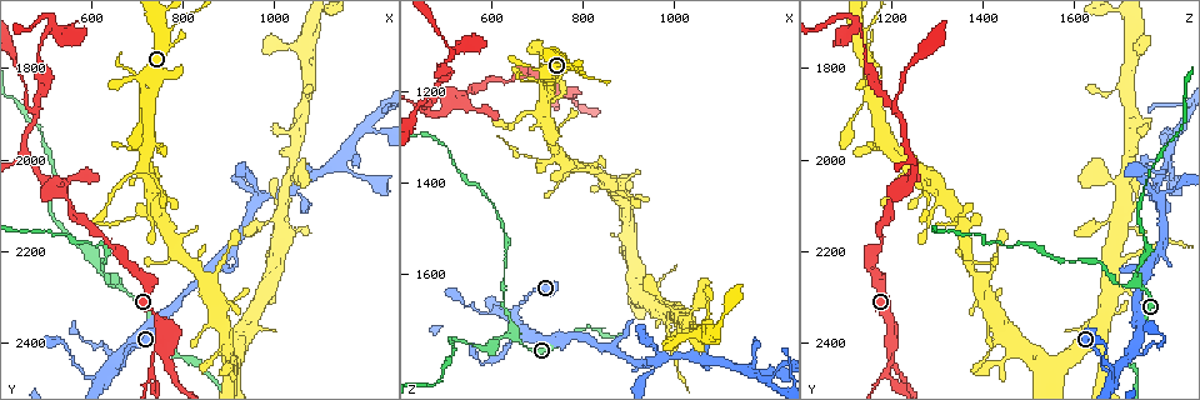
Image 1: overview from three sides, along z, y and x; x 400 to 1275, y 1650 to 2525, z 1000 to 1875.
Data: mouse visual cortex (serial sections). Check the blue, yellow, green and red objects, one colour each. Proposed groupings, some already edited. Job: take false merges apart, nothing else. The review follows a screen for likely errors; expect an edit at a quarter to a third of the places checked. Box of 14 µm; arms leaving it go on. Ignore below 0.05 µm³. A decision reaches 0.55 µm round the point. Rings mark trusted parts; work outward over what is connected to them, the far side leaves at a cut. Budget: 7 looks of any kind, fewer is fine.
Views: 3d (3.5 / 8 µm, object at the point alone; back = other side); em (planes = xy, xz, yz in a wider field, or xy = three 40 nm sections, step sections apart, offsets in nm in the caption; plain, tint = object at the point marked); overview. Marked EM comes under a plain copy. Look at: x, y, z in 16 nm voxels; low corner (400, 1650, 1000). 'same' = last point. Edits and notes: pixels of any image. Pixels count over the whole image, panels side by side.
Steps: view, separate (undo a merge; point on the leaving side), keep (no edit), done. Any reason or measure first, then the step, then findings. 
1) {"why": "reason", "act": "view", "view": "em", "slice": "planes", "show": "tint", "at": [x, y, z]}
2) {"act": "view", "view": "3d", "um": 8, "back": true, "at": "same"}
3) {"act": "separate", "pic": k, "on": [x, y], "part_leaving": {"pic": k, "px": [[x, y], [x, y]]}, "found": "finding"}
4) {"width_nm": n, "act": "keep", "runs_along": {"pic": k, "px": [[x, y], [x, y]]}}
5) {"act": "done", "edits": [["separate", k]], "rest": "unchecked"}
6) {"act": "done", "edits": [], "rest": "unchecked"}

{"why": "thin neck", "act": "view", "view": "3d", "um": 8, "at": [650, 2270, 1735]}

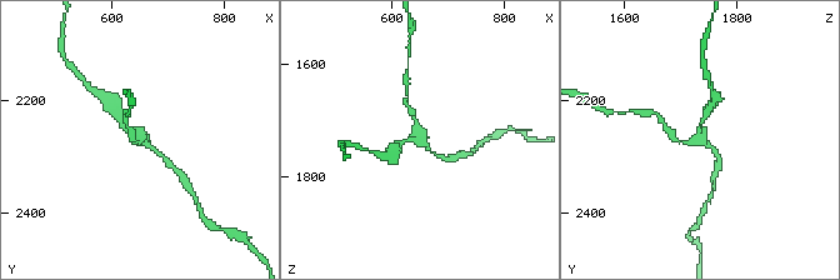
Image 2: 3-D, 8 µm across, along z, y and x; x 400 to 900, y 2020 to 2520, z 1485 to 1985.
{"why": "closer look", "act": "view", "view": "3d", "um": 3.5, "back": true, "at": [650, 2270, 1735]}

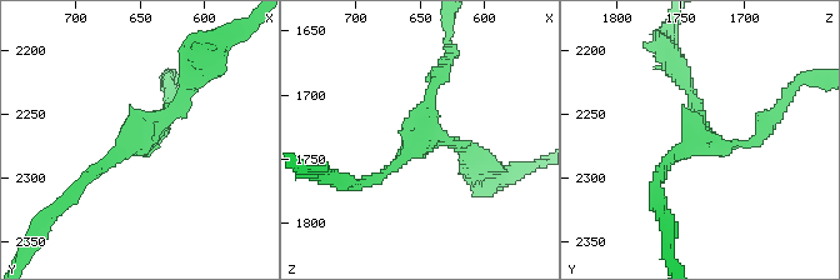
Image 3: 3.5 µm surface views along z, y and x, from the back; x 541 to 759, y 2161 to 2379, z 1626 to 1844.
{"arms": 3, "arm_widths_nm": [150, 150, 150], "why": "need the tissue", "act": "view", "view": "em", "slice": "xy", "step": 3, "show": "tint", "at": [652, 2268, 1734]}

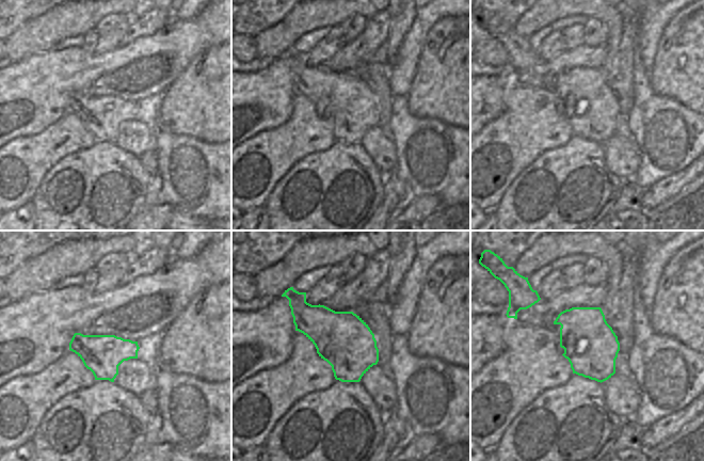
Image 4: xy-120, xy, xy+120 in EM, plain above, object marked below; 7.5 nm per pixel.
{"act": "separate", "pic": 3, "on": [776, 115], "part_leaving": {"pic": 3, "px": [[746, 143], [800, 78], [820, 78]]}, "found": "a second cell is stuck on"}

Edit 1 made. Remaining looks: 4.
{"why": "redraw", "act": "view", "view": "overview"}

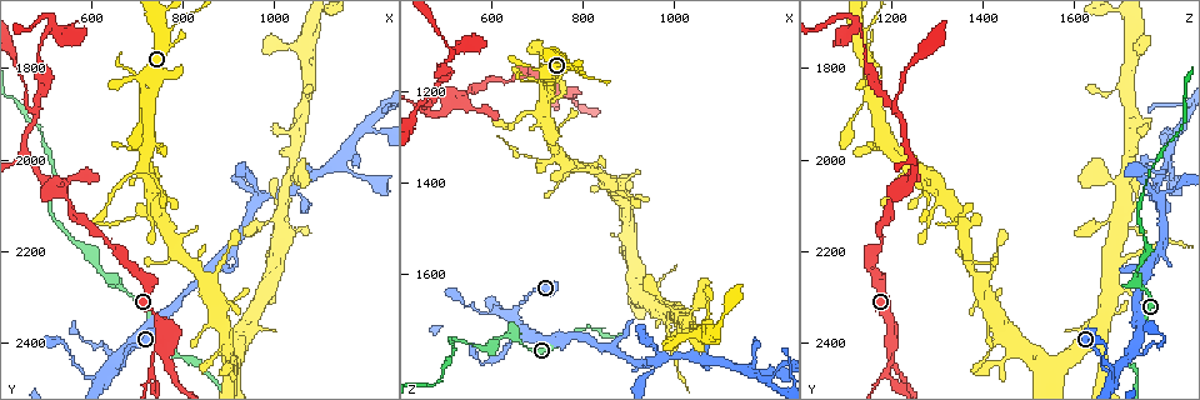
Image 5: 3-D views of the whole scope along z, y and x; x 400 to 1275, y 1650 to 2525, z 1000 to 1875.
{"why": "looks like a crossing", "act": "view", "view": "em", "slice": "planes", "show": "tint", "at": [975, 2080, 1780]}

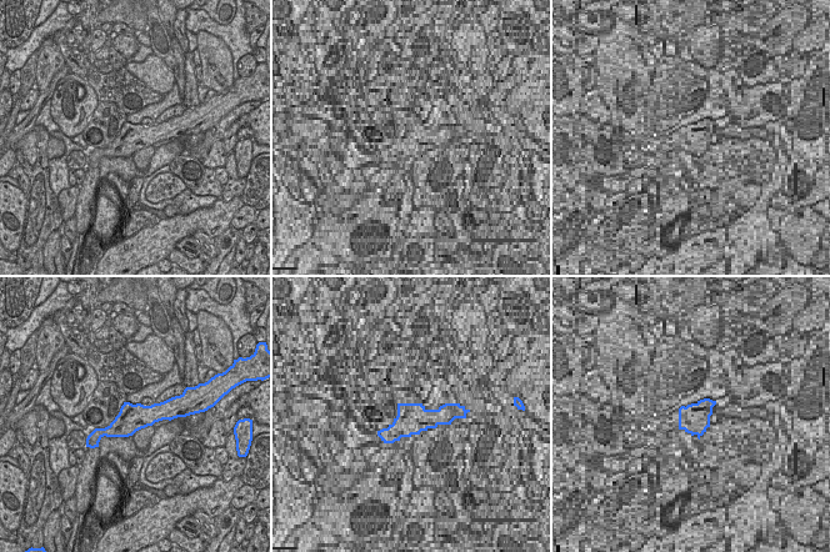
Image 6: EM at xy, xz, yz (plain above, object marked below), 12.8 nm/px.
{"act": "view", "view": "3d", "um": 3.5, "at": "same"}

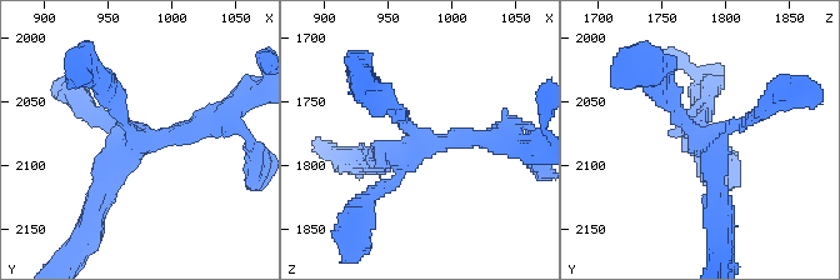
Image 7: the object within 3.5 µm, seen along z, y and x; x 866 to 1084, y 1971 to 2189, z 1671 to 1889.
{"arm_widths_nm": [150, 200, 250, 250], "act": "keep", "runs_along": {"pic": 6, "px": [[171, 412], [131, 417], [96, 433]]}, "found": "all the same cell"}

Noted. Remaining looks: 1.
{"act": "done", "edits": [["separate", 3]], "rest": "unchecked"}

